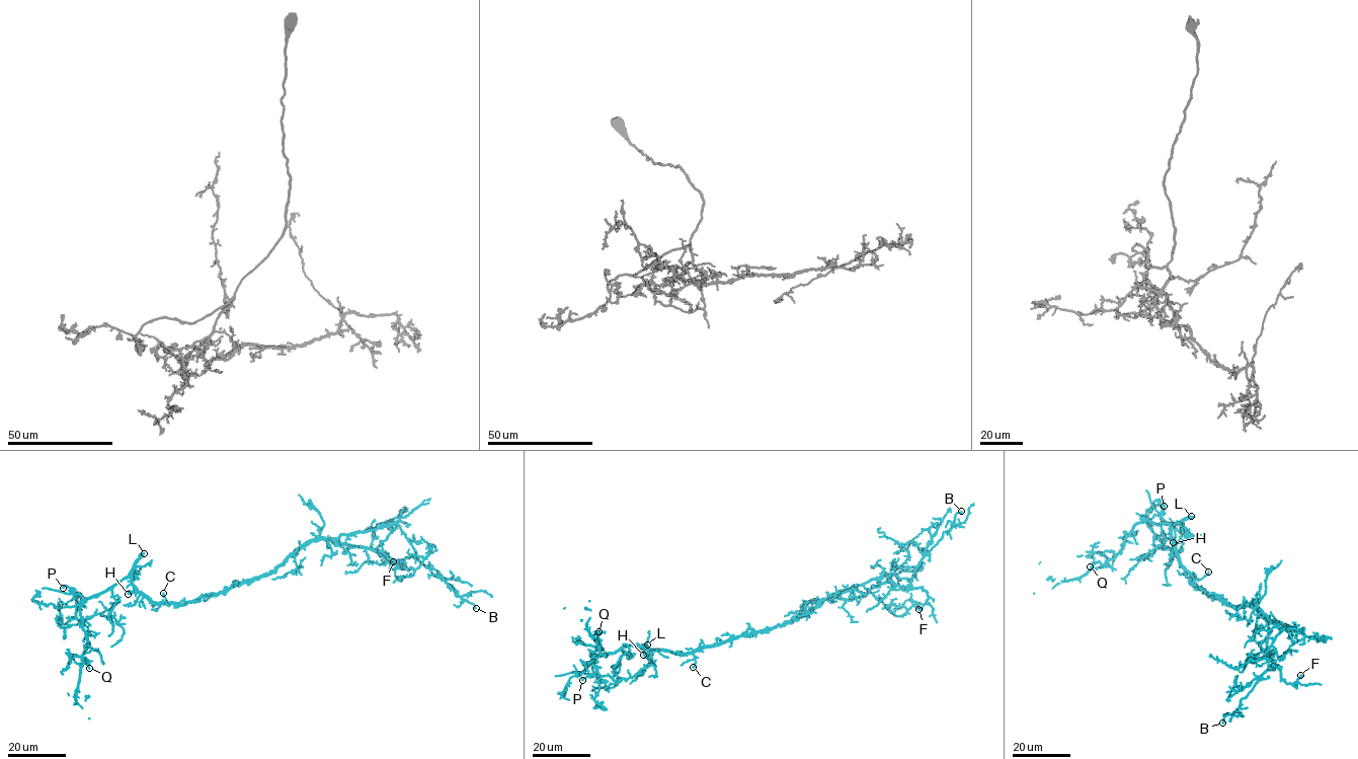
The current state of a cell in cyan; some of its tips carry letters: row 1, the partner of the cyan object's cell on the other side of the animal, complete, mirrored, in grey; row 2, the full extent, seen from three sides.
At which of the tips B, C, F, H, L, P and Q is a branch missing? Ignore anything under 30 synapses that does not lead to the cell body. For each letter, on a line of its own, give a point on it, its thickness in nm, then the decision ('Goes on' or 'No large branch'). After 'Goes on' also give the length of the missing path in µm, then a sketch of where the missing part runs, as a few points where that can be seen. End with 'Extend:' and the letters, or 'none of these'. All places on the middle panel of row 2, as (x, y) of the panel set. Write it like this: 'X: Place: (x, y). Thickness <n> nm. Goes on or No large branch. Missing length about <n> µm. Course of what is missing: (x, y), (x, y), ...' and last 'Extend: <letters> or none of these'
B: Place: (961, 511). Thickness 320 nm. No large branch
C: Place: (693, 667). Thickness 200 nm. No large branch
F: Place: (919, 609). Thickness 300 nm. No large branch
H: Place: (643, 655). Thickness 440 nm. No large branch
L: Place: (647, 644). Thickness 460 nm. Goes on. Missing length about 200 µm. Course of what is missing: (647, 644), (630, 596), (638, 538), (615, 488), (559, 478)
P: Place: (582, 680). Thickness 240 nm. No large branch
Q: Place: (598, 631). Thickness 190 nm. No large branch
Extend: L

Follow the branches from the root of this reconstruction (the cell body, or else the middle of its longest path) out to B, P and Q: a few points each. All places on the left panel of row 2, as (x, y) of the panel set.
B: (225, 590), (268, 576), (309, 543), (332, 538), (372, 548), (388, 561), (414, 557), (434, 570), (476, 608)
P: (225, 590), (179, 604), (154, 604), (129, 577), (81, 599), (78, 593), (63, 588)
Q: (225, 590), (179, 604), (154, 604), (129, 577), (84, 598), (83, 661), (89, 668)

